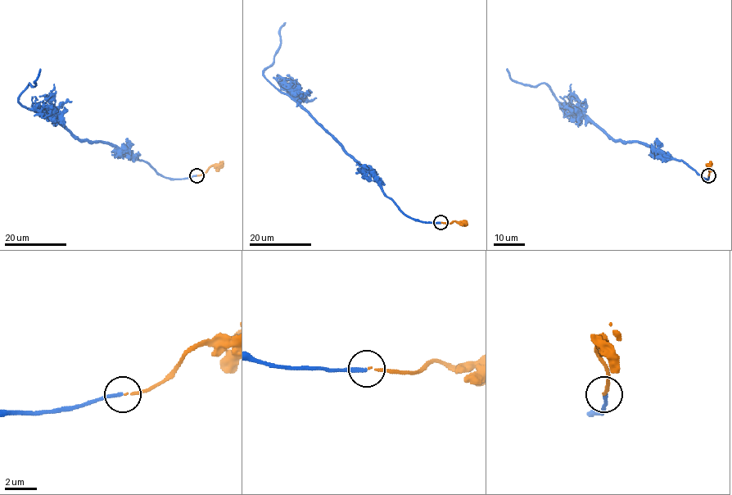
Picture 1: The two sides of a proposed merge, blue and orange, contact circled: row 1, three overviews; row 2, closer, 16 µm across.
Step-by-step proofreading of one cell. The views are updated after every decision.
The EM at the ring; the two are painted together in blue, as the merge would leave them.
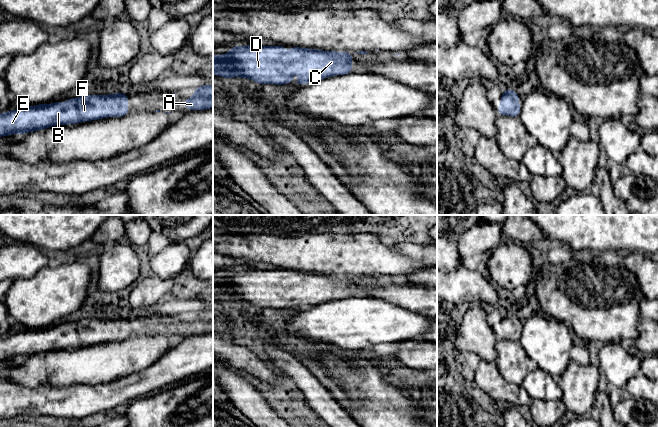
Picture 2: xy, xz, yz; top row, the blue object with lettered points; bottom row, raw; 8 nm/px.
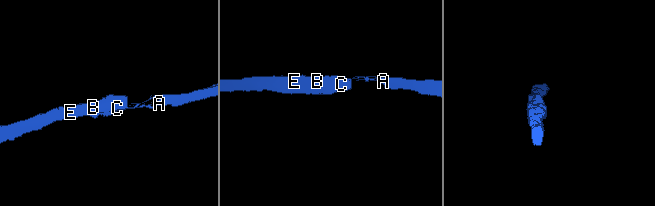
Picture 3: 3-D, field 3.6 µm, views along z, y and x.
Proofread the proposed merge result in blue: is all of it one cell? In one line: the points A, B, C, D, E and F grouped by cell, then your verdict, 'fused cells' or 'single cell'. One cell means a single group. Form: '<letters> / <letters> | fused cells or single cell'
A B C D E F | single cell

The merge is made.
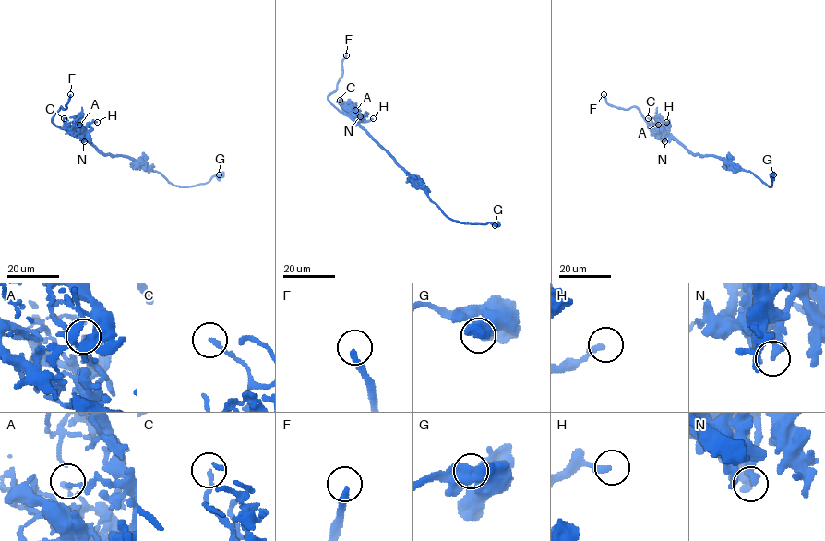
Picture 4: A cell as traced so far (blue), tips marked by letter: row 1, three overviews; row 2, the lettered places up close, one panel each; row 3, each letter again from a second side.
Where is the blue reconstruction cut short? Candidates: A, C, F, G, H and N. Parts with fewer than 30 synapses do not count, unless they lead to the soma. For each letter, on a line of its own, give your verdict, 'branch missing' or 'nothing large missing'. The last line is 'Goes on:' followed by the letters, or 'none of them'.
A: nothing large missing
C: nothing large missing
F: branch missing
G: nothing large missing
H: nothing large missing
N: nothing large missing
Goes on: F

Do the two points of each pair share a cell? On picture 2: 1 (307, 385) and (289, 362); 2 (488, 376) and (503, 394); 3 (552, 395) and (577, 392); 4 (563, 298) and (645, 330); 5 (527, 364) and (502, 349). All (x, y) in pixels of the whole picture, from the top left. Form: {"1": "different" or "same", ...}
{"1": "same", "2": "same", "3": "different", "4": "different", "5": "same"}

